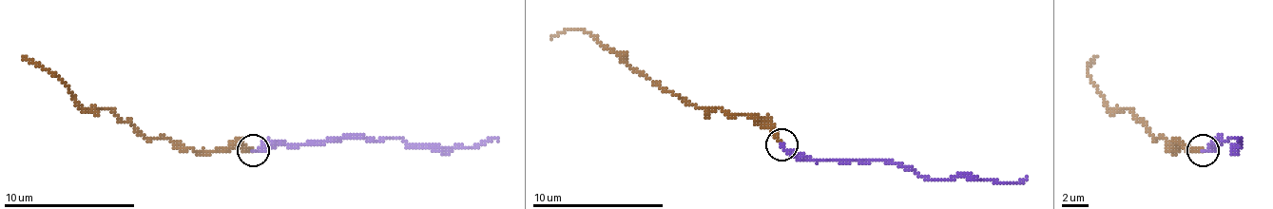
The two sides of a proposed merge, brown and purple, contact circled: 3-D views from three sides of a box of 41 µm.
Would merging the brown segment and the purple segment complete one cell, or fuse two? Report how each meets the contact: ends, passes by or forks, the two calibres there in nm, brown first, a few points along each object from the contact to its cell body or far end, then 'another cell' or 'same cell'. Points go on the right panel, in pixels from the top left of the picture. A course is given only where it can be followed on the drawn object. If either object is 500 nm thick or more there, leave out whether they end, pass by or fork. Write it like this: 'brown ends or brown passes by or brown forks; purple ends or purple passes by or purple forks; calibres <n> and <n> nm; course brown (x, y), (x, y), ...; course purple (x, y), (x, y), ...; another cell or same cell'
brown ends; purple ends; calibres 240 and 220 nm; course brown (1202, 151), (1172, 151), (1127, 108), (1110, 108), (1087, 76), (1087, 66), (1097, 56); course purple (1202, 151), (1218, 144), (1218, 138), (1238, 142), (1235, 147), (1242, 147), (1235, 138); same cell

